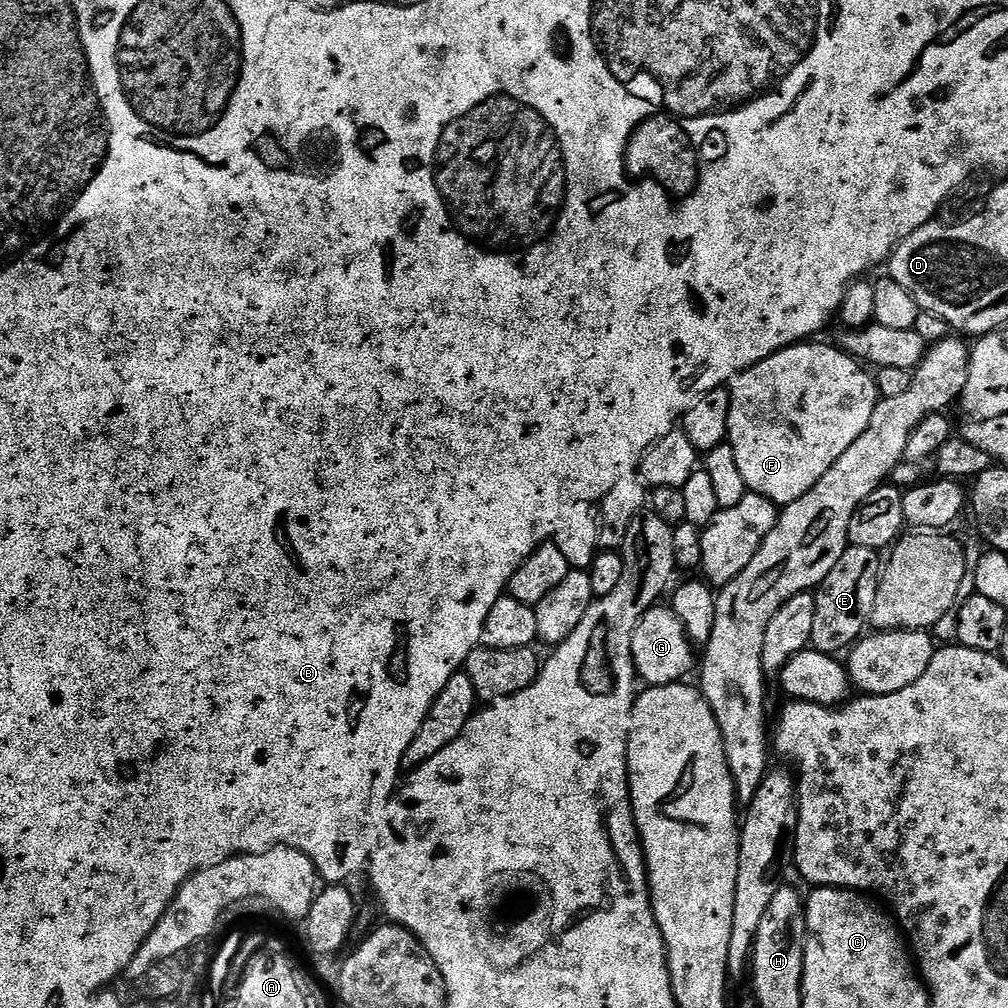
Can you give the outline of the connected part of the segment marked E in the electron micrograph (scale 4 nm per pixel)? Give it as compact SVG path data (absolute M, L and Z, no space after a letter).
M849 546L842 558L838 558L838 563L830 569L830 574L822 578L820 587L814 592L816 605L811 647L817 652L827 656L847 653L865 635L866 629L872 623L874 598L878 598L882 571L880 556L881 553L874 548Z

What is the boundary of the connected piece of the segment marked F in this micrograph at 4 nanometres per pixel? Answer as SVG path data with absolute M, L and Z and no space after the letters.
M801 342L792 345L791 348L784 348L781 352L775 352L770 358L750 366L744 372L739 372L730 382L732 401L730 402L726 443L734 450L734 458L738 461L738 471L742 474L742 482L746 482L749 493L766 498L771 504L777 506L798 502L798 498L802 498L802 494L809 492L818 482L818 478L822 478L822 474L826 474L826 470L830 470L830 466L834 466L834 462L838 462L838 458L842 458L842 454L846 454L846 450L850 450L850 446L854 446L858 434L862 434L862 430L866 430L866 426L870 426L870 414L874 414L874 406L878 399L873 373L861 361L855 360L839 347L831 348L828 344L816 343L820 342Z

